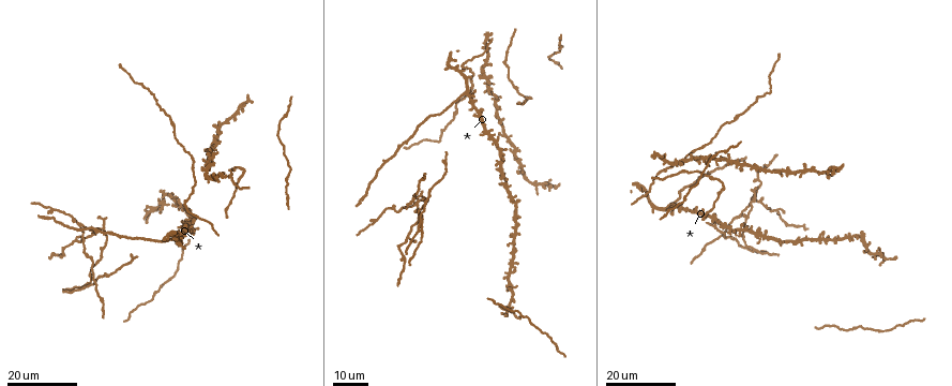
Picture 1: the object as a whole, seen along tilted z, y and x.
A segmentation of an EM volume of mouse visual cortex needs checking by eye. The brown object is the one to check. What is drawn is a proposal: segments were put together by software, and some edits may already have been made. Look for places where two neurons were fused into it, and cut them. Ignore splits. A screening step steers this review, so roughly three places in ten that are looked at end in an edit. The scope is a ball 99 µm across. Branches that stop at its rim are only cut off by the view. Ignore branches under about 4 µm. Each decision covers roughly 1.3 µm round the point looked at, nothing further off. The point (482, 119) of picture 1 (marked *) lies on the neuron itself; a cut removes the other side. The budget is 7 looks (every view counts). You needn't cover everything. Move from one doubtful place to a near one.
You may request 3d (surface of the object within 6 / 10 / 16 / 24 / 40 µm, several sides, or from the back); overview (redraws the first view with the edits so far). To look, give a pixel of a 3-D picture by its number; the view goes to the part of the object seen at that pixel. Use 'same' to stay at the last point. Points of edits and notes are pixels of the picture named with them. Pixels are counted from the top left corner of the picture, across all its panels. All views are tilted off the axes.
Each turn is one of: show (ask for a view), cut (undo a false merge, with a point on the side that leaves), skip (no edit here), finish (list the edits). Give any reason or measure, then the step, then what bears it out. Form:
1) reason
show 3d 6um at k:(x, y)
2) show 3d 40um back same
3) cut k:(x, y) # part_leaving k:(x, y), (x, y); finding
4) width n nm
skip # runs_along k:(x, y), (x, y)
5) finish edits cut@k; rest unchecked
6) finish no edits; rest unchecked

thick turns thin
show 3d 24um at 1:(169, 120)

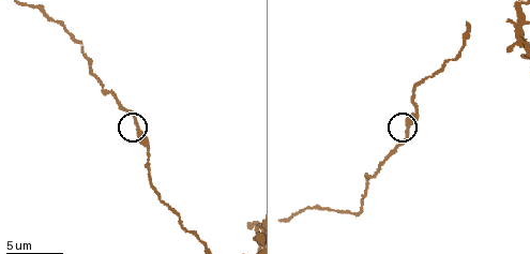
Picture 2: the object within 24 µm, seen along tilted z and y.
show 3d 6um at 2:(136, 127)

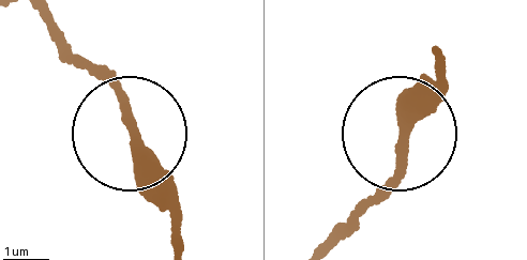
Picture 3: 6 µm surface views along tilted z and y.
skip # runs_along 3:(171, 250), (156, 165), (73, 48); all the same neuron

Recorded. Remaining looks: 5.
side arm on a straight run
show 3d 24um at 1:(489, 65)

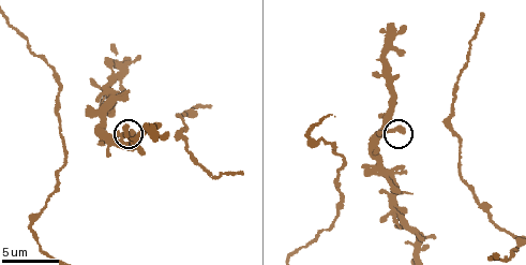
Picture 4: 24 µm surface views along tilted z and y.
show 3d 6um at 4:(389, 130)

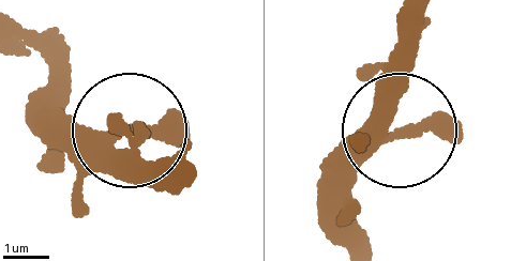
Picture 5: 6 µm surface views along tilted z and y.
show 3d 6um back at 5:(403, 134)

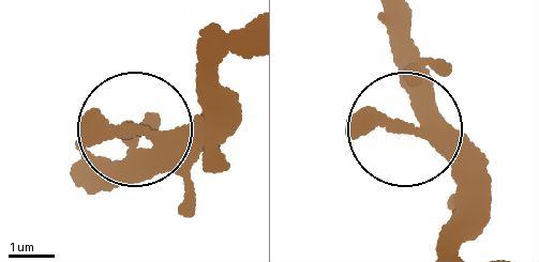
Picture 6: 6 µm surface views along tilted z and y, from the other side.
side_arm 11 um; arms 3
skip # one neuron here

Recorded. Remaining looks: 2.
thin neck
show 3d 24um at 1:(724, 185)

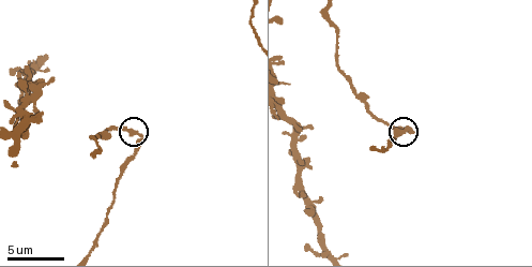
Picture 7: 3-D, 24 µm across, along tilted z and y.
closer look
show 3d 6um at 7:(138, 135)

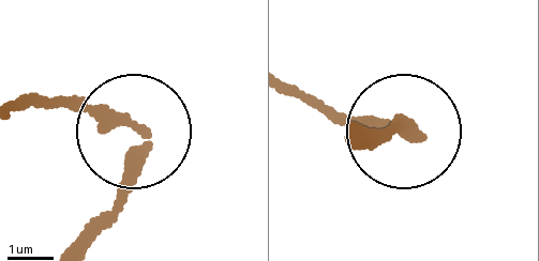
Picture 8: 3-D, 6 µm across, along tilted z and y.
width 230 nm
cut 8:(120, 208) # part_leaving 8:(141, 149), (95, 240); two neurons meet here

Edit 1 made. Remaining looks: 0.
finish edits cut@8; rest unchecked

